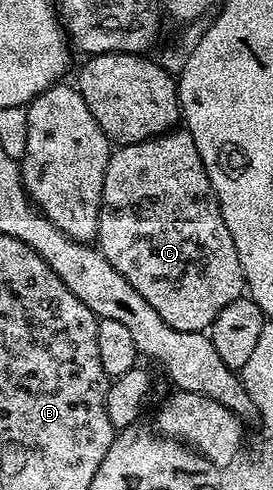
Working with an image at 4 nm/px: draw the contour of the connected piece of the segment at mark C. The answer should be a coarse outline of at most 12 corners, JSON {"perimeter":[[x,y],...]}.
{"perimeter":[[191,133],[118,146],[99,250],[171,329],[246,294]]}

